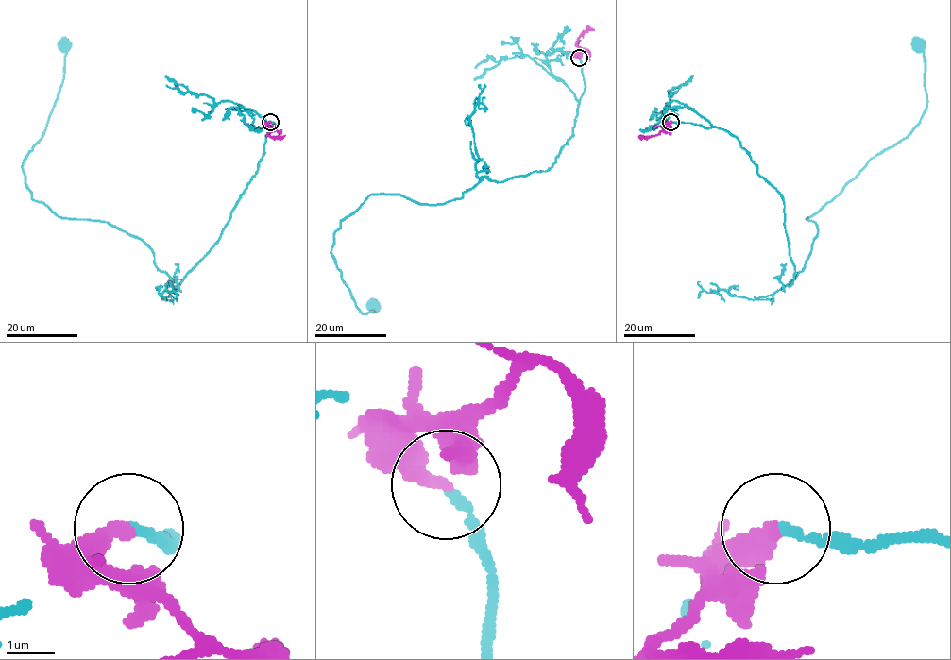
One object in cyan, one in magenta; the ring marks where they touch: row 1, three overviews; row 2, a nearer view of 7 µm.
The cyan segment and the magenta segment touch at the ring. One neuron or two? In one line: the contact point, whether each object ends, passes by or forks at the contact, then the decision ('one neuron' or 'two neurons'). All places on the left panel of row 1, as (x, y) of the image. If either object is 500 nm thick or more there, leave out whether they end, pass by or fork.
(270, 122) | cyan ends | magenta ends | one neuron

